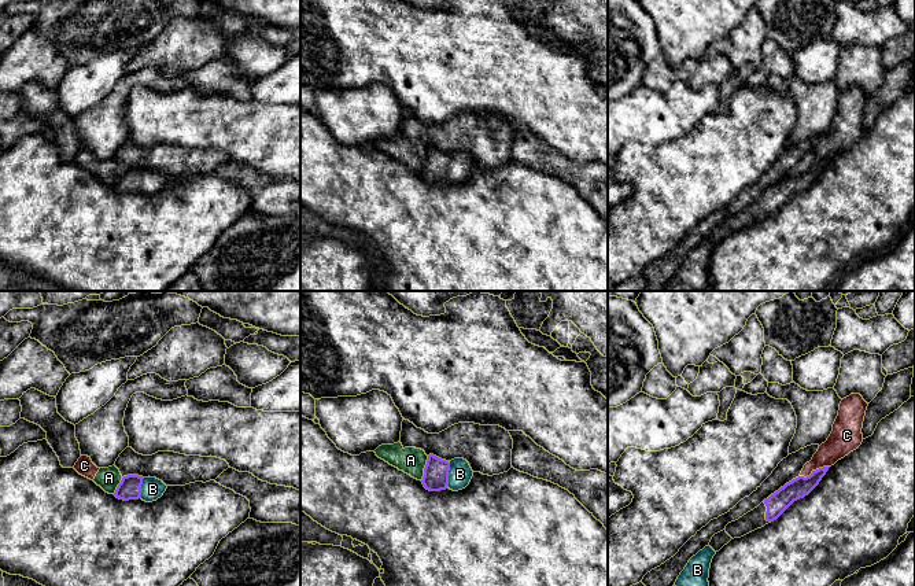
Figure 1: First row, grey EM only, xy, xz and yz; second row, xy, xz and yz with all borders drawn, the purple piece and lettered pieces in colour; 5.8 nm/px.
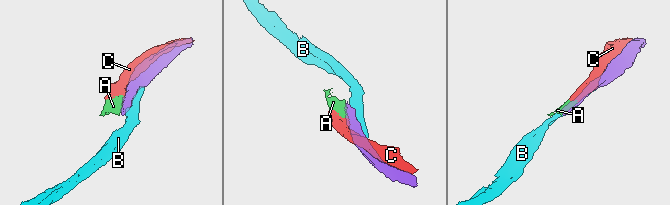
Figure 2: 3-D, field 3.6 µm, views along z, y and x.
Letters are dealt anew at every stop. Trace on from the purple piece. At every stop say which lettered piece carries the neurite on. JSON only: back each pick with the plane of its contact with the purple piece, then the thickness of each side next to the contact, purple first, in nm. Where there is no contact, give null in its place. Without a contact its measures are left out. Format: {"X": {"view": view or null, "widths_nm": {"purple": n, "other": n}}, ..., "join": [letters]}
{"B": {"view": "xz", "widths_nm": {"purple": 150, "other": 140}}, "join": ["B"]}

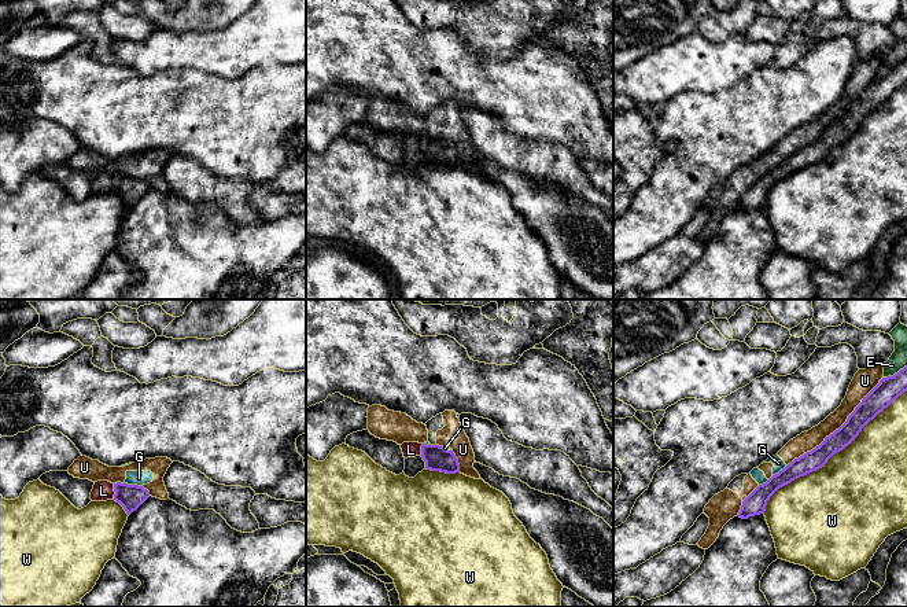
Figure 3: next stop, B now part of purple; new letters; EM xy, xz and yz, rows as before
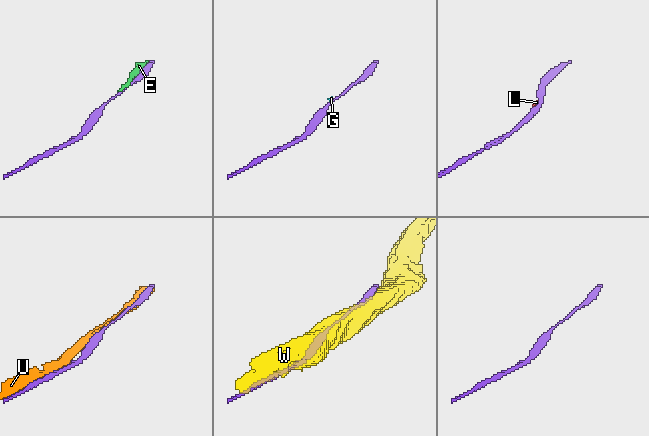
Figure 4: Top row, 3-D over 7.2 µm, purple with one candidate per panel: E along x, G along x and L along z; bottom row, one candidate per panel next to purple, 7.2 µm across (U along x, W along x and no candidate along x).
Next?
{"L": {"view": "xy", "widths_nm": {"purple": 150, "other": 120}}, "join": ["L"]}

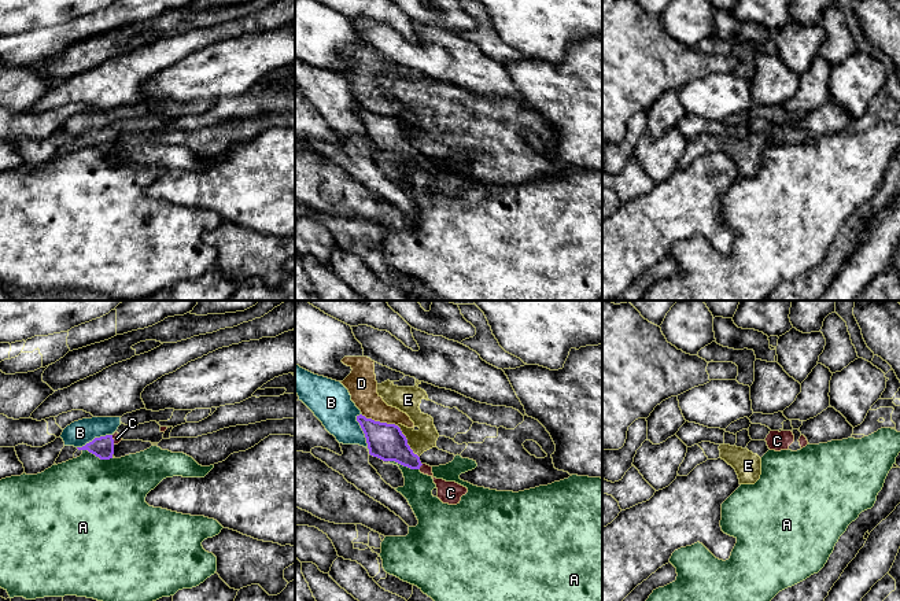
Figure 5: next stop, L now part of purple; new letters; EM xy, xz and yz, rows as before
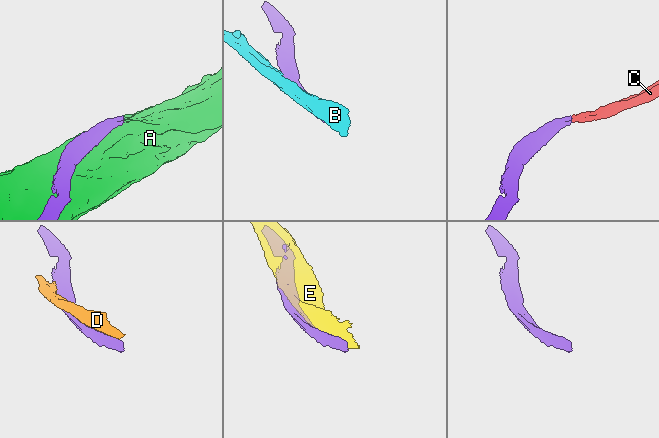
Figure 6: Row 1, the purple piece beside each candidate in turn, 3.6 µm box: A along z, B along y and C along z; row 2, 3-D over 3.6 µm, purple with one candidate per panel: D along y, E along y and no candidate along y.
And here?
{"C": {"view": "xz", "widths_nm": {"purple": 200, "other": 130}}, "join": ["C"]}

